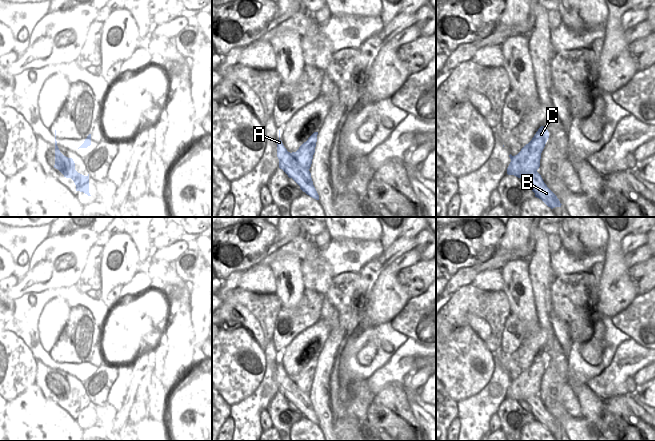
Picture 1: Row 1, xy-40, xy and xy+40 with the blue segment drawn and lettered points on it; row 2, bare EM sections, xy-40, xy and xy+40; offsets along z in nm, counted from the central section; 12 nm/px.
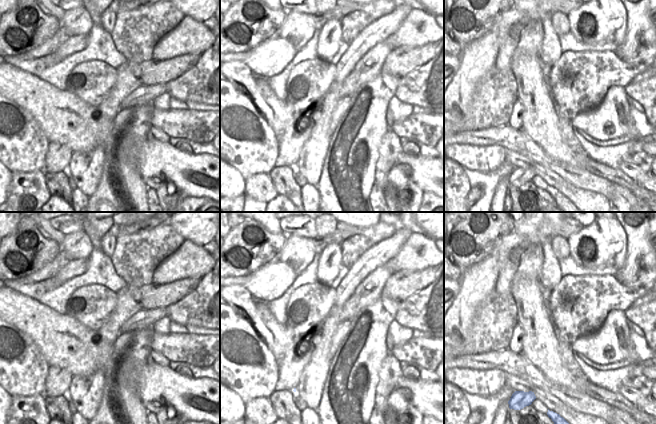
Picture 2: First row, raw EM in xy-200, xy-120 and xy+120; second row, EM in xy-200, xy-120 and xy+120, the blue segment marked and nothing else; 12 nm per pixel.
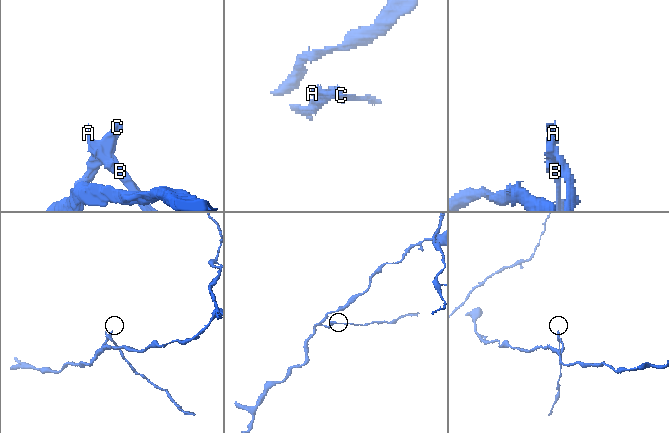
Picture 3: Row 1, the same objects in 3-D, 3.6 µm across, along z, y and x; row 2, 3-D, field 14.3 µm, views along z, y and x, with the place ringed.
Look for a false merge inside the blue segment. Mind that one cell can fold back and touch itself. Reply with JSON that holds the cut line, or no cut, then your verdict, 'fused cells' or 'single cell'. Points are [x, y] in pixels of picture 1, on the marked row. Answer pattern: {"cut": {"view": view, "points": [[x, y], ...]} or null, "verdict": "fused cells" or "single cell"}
{"cut": {"view": "xy", "points": [[291, 153], [297, 164], [302, 169], [308, 170]]}, "verdict": "fused cells"}

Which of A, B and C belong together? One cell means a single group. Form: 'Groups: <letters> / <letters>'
Groups: A B / C

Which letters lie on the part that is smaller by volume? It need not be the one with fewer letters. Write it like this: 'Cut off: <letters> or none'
Cut off: A, B

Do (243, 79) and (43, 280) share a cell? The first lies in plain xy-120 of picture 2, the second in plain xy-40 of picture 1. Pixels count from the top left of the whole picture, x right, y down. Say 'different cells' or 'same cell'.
different cells

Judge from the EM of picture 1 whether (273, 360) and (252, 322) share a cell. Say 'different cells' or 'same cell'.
same cell

